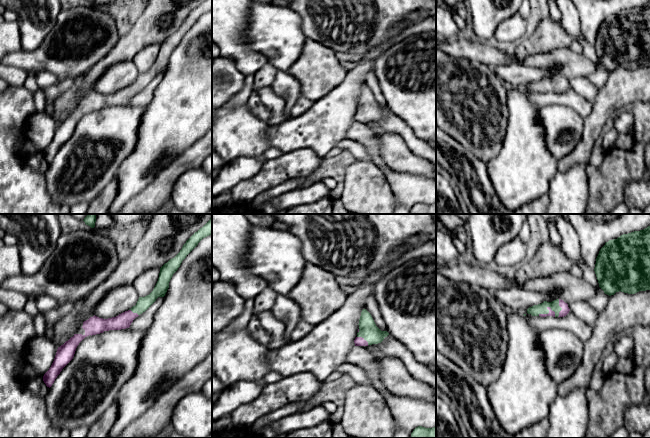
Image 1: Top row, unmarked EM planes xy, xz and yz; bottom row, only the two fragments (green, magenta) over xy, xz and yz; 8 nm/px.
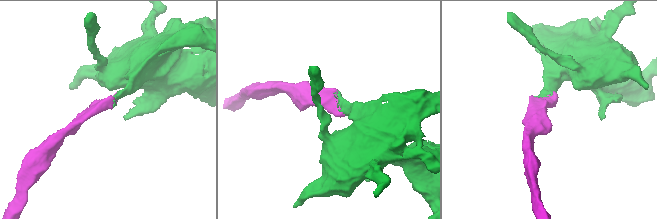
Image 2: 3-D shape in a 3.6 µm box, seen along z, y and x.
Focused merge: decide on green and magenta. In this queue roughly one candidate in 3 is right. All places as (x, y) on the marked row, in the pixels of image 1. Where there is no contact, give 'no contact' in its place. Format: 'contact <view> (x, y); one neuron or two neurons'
contact yz (547, 313); one neuron

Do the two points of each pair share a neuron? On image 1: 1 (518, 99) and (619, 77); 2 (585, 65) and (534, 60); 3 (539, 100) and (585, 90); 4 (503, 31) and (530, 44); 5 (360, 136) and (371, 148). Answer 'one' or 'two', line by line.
1: two
2: one
3: two
4: two
5: one

